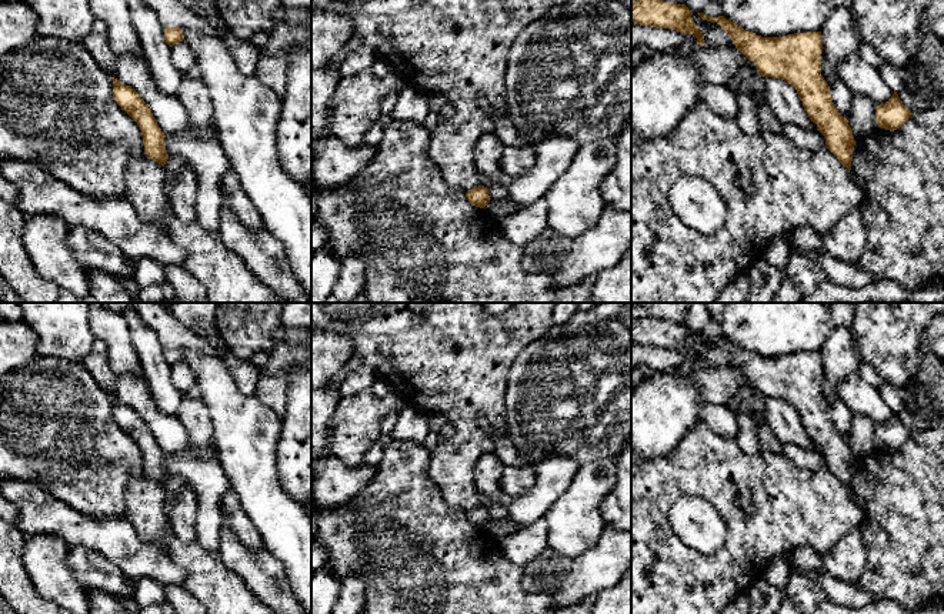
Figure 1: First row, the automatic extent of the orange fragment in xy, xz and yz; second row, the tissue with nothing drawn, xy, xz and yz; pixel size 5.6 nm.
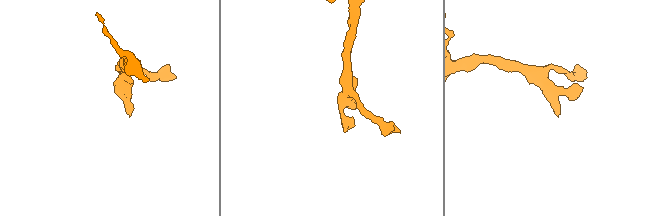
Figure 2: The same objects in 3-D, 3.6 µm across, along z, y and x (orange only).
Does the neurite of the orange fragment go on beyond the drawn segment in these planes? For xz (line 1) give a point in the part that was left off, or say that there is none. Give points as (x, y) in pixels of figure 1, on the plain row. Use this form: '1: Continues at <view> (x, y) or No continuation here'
1: No continuation here

